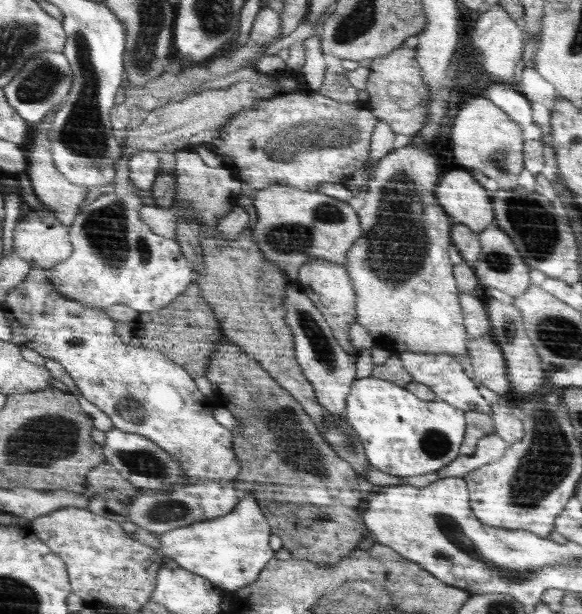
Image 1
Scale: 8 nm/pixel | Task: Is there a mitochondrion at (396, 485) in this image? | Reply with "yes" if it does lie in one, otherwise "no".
no

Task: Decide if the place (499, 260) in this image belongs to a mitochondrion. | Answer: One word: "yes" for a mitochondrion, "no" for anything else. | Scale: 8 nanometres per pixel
yes

